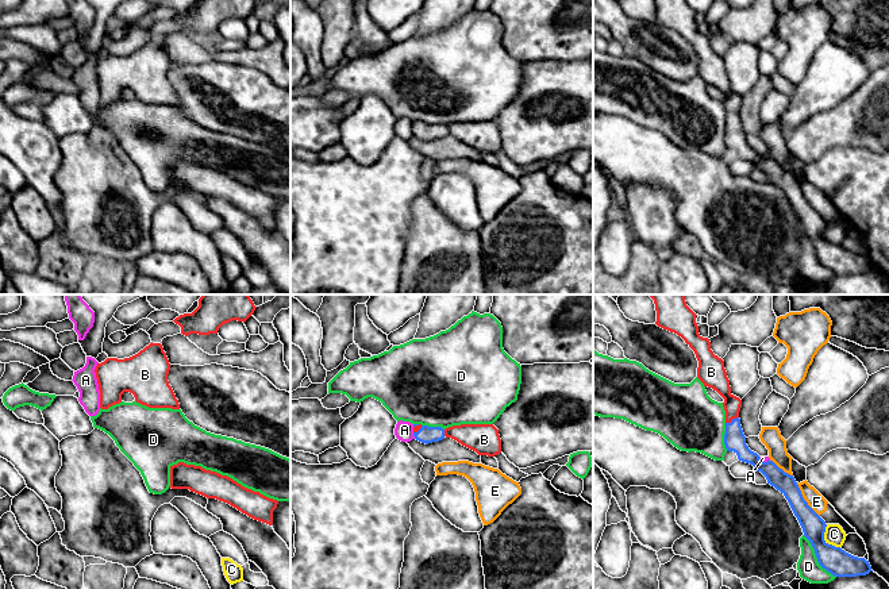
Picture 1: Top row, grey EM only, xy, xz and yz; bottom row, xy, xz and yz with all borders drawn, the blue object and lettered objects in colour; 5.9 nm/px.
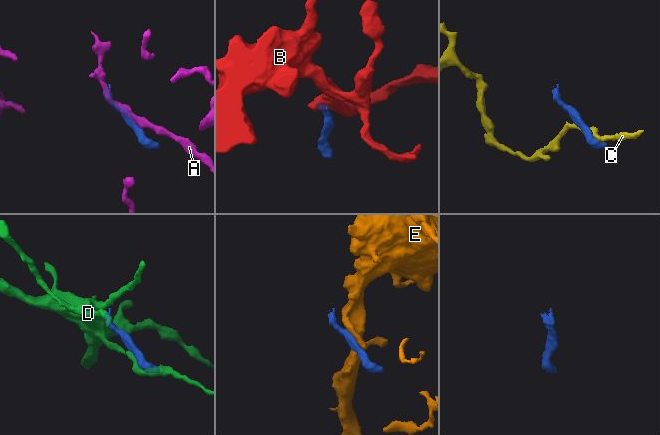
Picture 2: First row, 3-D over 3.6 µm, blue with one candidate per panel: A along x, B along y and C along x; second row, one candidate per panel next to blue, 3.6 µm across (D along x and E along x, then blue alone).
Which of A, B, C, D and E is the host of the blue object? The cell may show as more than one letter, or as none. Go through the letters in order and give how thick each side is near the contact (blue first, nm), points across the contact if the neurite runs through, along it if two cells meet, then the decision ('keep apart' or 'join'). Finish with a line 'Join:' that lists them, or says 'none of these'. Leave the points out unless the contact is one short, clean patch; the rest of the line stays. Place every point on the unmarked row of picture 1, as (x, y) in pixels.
A: 100/110 nm | keep apart
B: 130/120 nm | across yz (734, 135), (732, 118), (731, 99), (719, 79) | join
C: 160/120 nm | keep apart
D: 160/130 nm | keep apart
E: 140/100 nm | along yz (796, 180), (803, 196), (819, 214) | keep apart
Join: B

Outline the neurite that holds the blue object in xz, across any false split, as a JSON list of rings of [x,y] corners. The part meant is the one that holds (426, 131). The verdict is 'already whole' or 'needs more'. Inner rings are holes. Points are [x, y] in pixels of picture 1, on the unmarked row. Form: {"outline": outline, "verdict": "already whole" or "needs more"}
{"outline": [[[413,122],[413,134],[426,142],[451,135],[478,153],[494,154],[501,150],[501,136],[493,122],[461,122],[446,127]]], "verdict": "needs more"}

